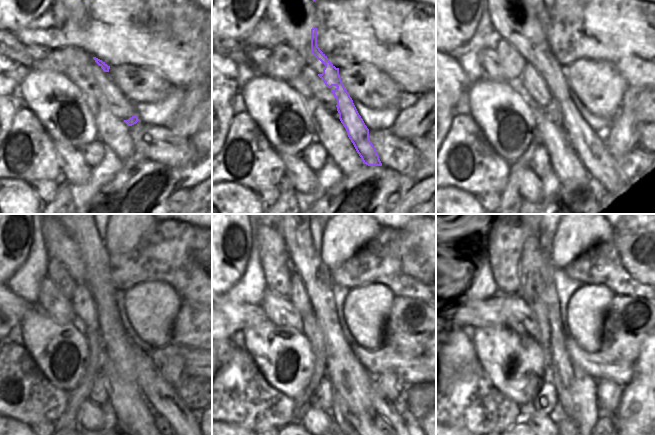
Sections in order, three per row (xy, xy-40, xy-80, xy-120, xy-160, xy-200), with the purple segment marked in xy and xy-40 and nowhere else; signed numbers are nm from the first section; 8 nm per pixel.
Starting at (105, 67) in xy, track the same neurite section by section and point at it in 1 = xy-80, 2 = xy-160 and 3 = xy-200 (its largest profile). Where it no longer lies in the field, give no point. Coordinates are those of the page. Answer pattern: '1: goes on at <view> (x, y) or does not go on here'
1: goes on at xy-80 (587, 142)
2: goes on at xy-160 (397, 412)
3: goes on at xy-200 (551, 300)

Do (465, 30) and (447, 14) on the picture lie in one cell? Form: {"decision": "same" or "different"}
{"decision": "same"}

